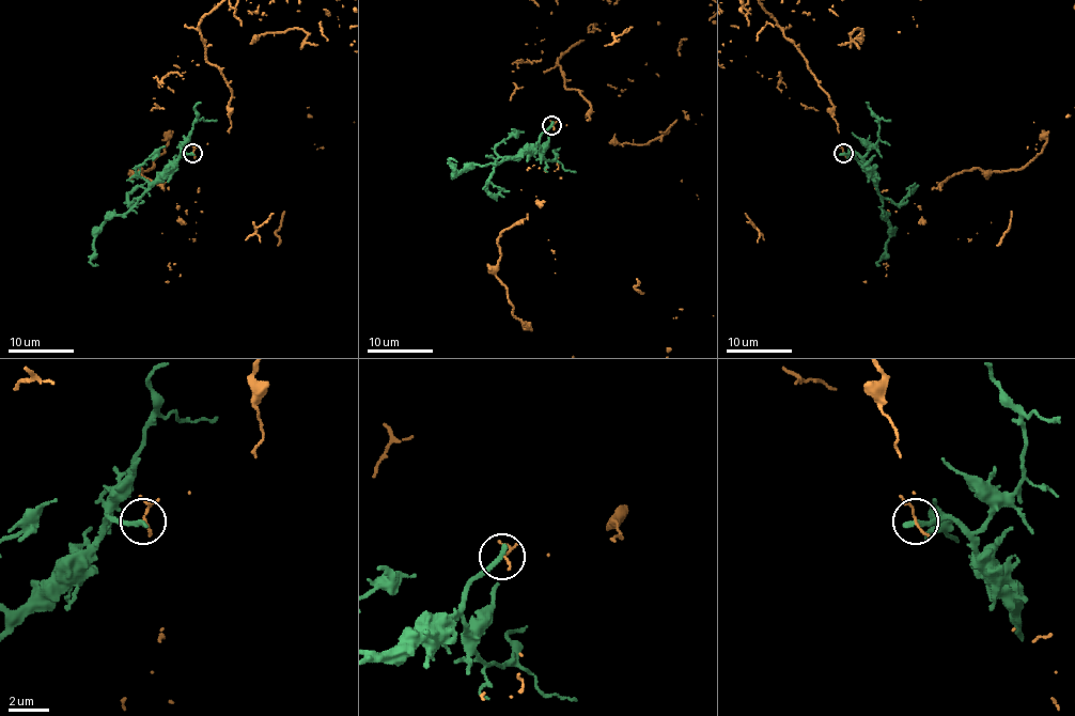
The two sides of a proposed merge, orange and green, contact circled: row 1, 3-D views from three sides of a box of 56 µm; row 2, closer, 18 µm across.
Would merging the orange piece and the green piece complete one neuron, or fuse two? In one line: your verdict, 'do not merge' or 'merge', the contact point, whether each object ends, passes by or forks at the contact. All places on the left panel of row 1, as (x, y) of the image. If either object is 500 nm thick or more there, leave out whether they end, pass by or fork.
do not merge | (192, 153) | orange ends | green ends

